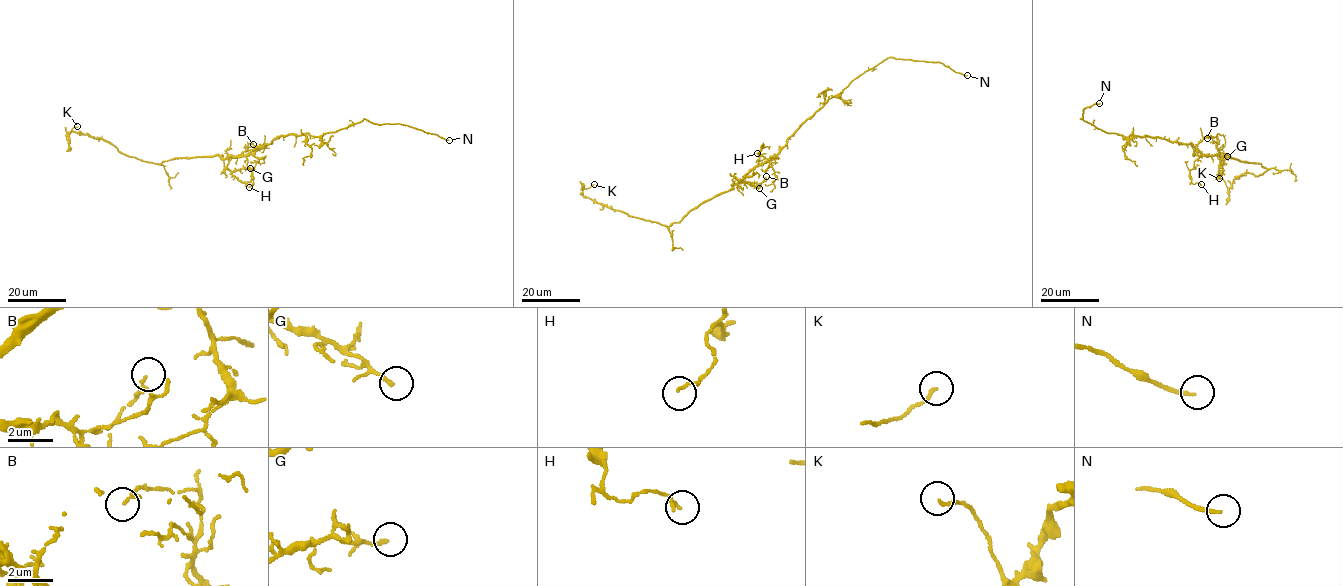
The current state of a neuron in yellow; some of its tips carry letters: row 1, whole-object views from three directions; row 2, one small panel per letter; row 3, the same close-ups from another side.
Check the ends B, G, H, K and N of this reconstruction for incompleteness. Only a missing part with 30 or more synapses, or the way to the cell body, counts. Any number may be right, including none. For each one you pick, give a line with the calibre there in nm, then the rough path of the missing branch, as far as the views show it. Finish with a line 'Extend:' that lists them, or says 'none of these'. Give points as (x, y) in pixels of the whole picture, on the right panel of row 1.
N: Thickness 130 nm. Course of what is missing: (1099, 103), (1101, 91)
Extend: N

